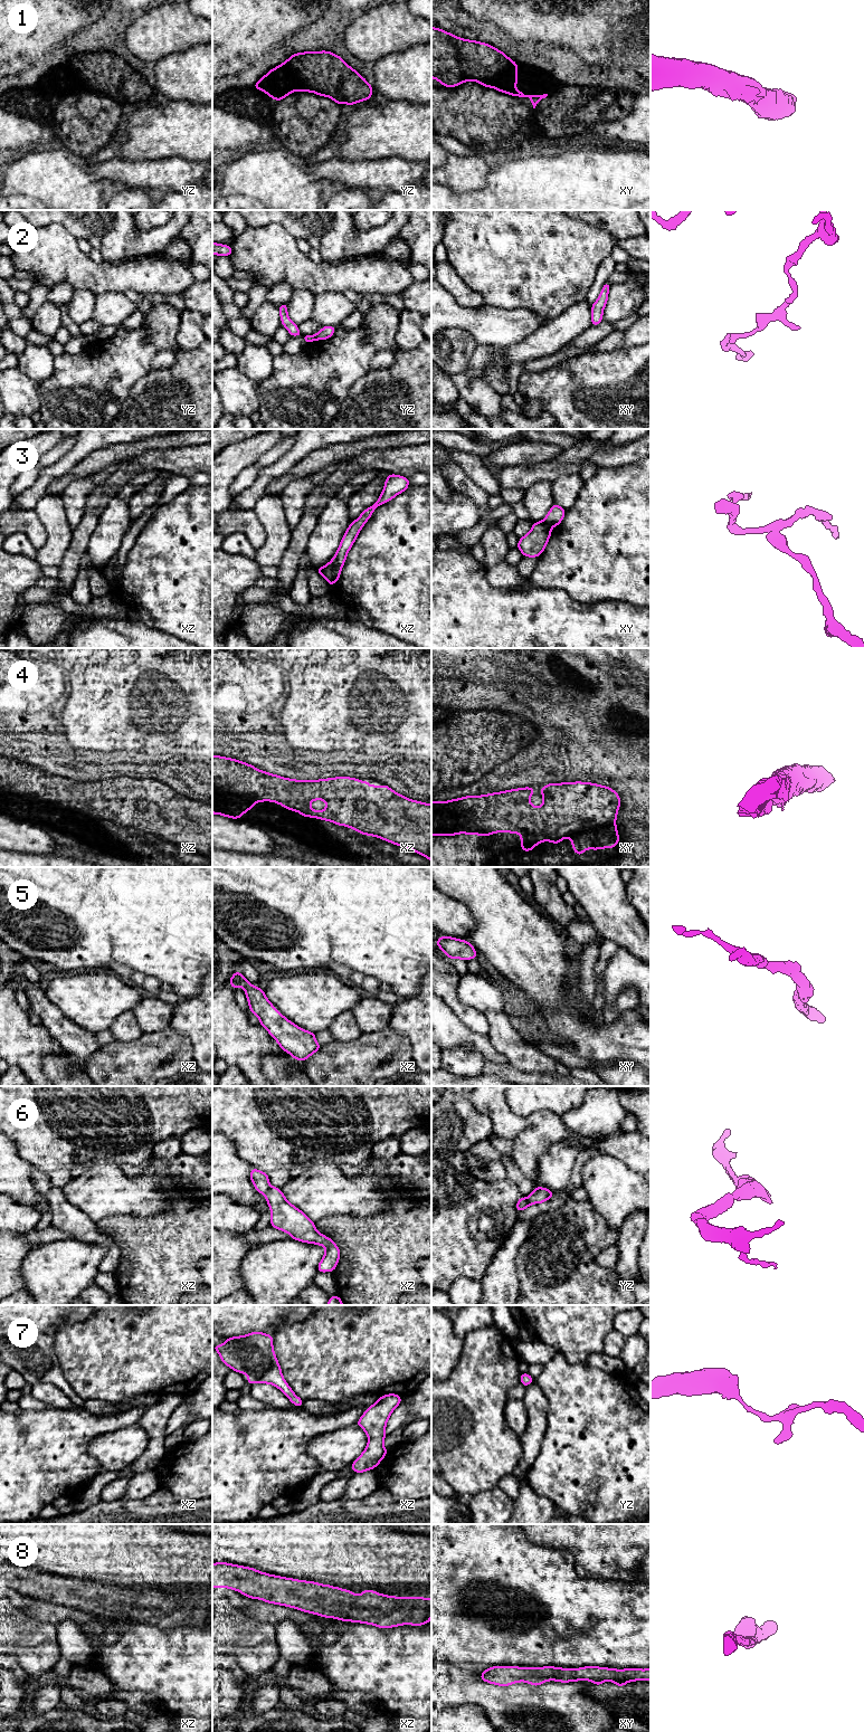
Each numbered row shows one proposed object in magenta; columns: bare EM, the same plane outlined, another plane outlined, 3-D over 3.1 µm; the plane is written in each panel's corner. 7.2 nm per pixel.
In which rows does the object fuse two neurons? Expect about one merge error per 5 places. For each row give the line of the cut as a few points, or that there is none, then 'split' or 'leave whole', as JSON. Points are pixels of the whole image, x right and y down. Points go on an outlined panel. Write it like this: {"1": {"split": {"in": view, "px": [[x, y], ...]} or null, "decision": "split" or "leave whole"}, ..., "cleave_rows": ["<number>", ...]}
{"1": {"split": {"in": "yz", "px": [[286, 60], [300, 75], [304, 84], [315, 92]]}, "decision": "split"}, "2": {"split": null, "decision": "leave whole"}, "3": {"split": {"in": "xy", "px": [[542, 521], [551, 527]]}, "decision": "split"}, "4": {"split": null, "decision": "leave whole"}, "5": {"split": null, "decision": "leave whole"}, "6": {"split": null, "decision": "leave whole"}, "7": {"split": null, "decision": "leave whole"}, "8": {"split": null, "decision": "leave whole"}, "cleave_rows": ["1", "3"]}

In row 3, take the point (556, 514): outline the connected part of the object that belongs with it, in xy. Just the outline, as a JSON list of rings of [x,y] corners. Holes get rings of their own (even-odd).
[[[553,504],[549,513],[544,517],[543,522],[553,527],[561,523],[564,515],[566,515],[566,510],[563,510],[561,506],[557,504]]]

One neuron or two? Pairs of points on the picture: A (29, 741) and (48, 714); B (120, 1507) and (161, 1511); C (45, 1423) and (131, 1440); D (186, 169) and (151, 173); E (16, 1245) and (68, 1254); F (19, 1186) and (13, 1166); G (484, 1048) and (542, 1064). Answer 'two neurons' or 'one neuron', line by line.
A: one neuron
B: one neuron
C: two neurons
D: one neuron
E: two neurons
F: one neuron
G: two neurons

